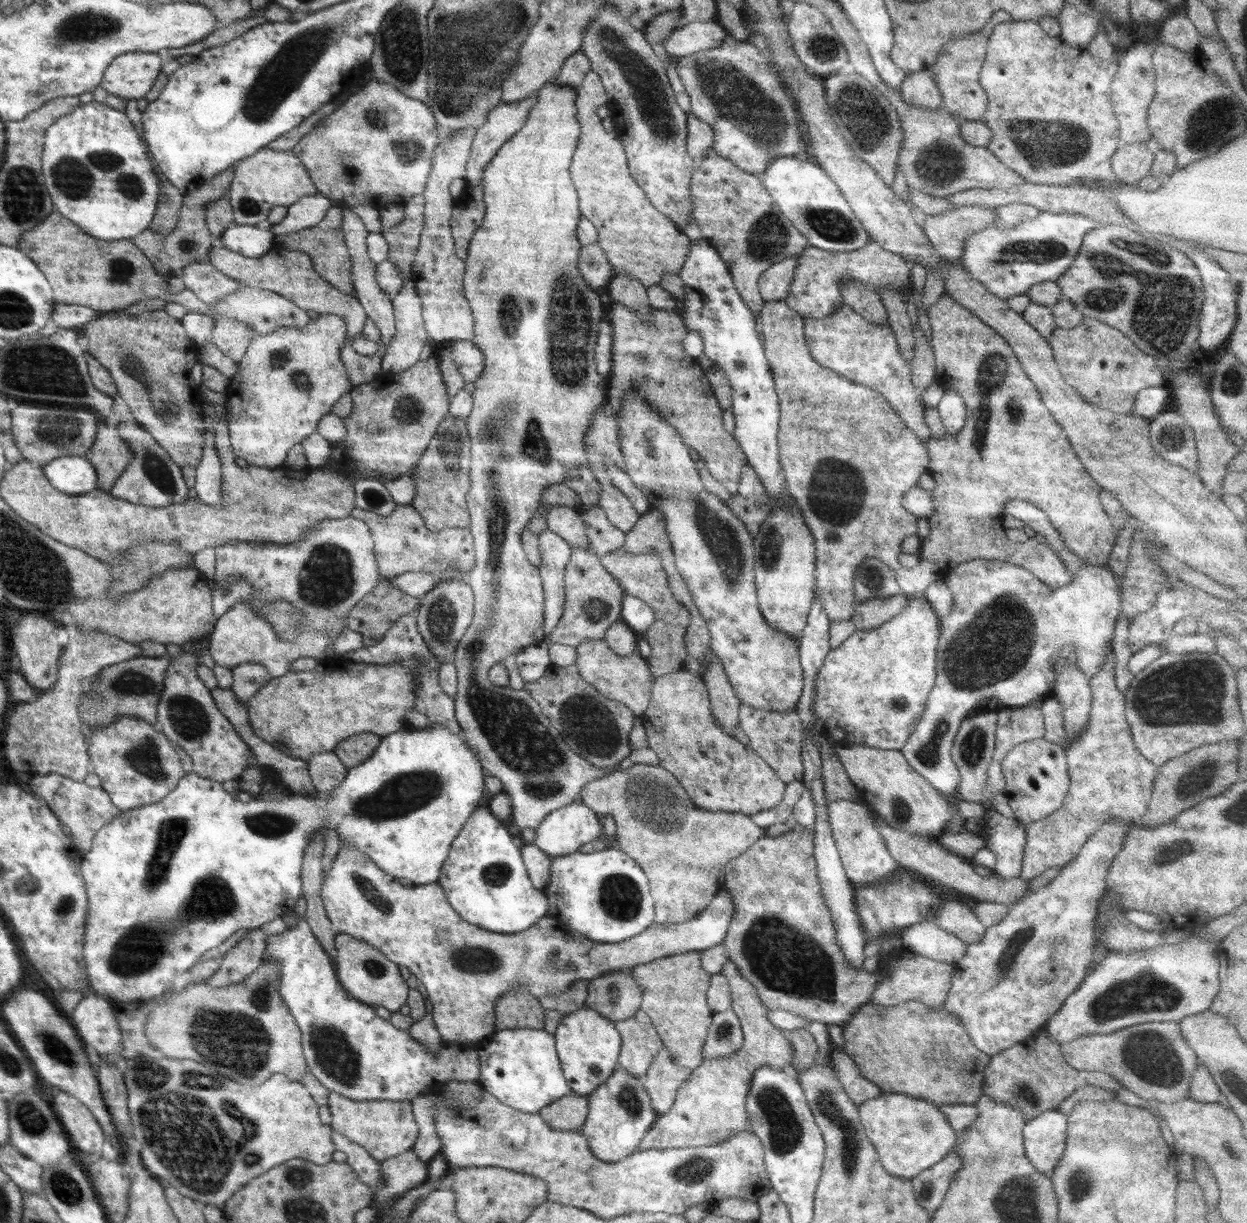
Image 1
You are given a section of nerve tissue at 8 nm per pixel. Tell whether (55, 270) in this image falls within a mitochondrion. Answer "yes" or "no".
no

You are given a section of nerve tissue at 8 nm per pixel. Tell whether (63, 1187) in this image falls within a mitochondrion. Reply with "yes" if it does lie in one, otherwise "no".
yes

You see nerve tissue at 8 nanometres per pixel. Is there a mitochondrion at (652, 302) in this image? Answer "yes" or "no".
no

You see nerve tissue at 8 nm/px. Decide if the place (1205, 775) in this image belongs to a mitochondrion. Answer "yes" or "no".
yes

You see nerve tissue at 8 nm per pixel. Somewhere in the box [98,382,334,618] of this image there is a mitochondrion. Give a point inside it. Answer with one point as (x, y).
(154, 467)

